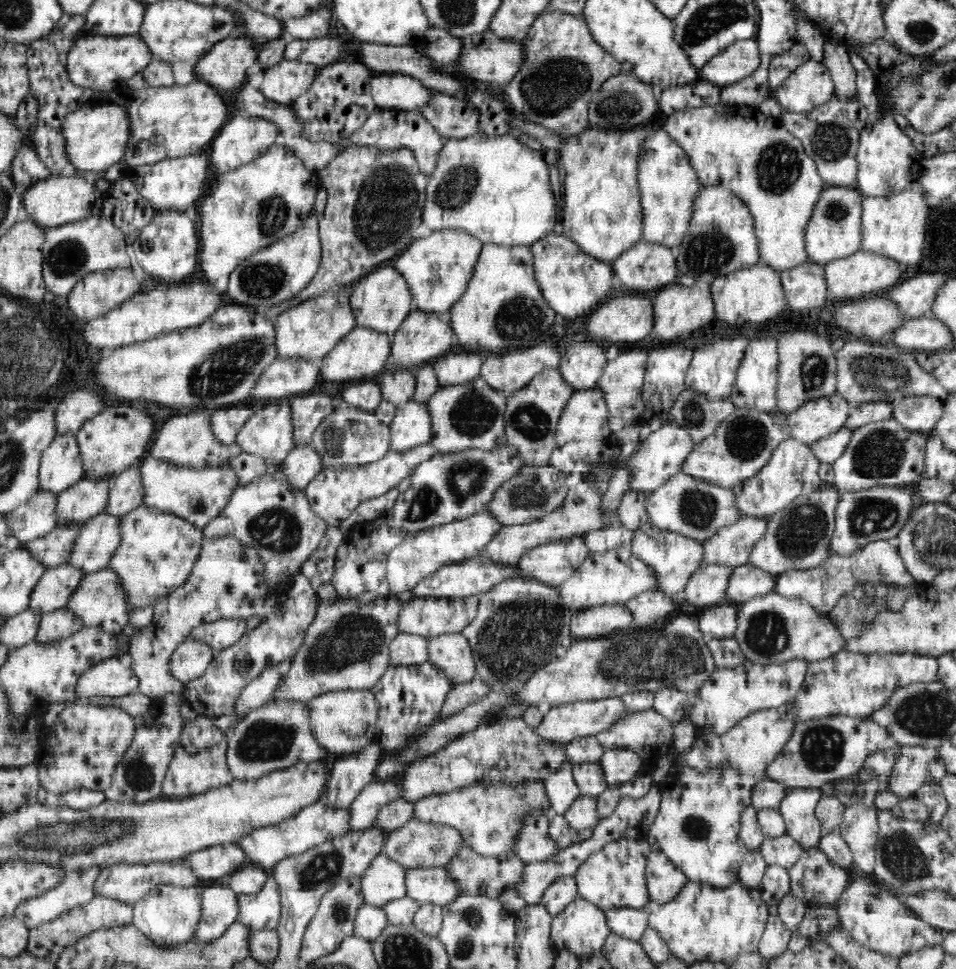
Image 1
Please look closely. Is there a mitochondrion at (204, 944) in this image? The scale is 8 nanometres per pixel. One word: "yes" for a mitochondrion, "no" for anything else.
no

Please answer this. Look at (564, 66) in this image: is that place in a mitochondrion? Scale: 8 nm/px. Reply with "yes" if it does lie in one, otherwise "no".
yes

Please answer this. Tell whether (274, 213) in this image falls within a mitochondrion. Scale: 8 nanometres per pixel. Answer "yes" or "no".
yes

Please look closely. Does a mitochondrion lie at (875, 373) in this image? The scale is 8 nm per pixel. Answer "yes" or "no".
yes

